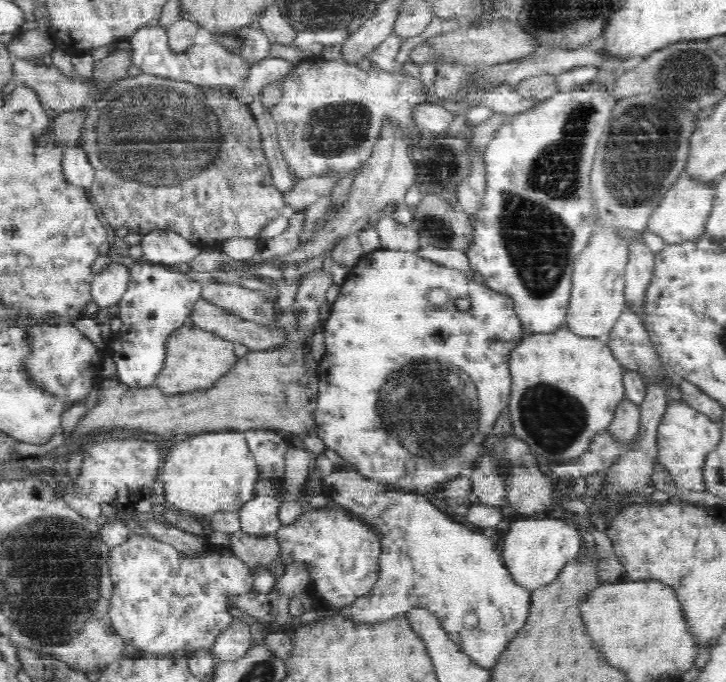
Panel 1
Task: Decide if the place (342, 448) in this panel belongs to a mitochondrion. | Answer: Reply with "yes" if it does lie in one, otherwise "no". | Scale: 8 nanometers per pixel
no

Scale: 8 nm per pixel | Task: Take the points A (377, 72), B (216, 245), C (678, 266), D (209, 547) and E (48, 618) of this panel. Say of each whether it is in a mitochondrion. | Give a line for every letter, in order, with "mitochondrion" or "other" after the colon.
A: other
B: other
C: other
D: other
E: mitochondrion

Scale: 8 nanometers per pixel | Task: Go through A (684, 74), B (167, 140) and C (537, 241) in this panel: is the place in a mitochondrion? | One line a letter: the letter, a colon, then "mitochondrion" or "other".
A: mitochondrion
B: mitochondrion
C: mitochondrion

